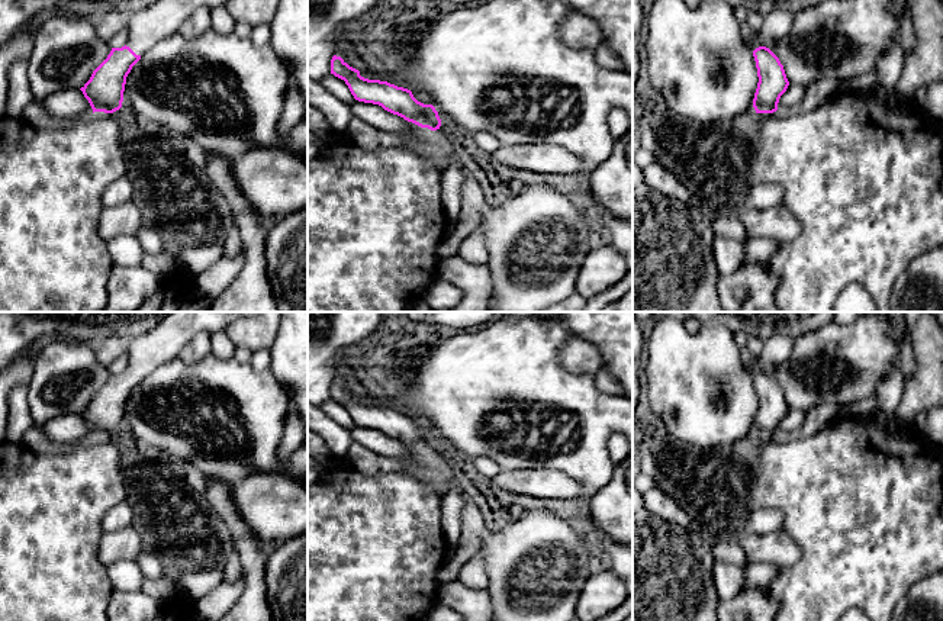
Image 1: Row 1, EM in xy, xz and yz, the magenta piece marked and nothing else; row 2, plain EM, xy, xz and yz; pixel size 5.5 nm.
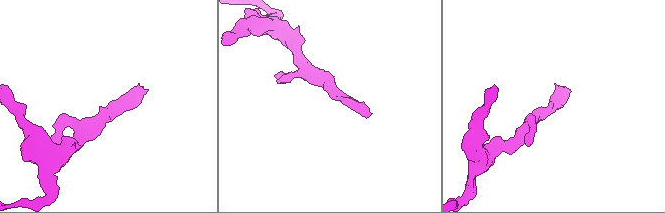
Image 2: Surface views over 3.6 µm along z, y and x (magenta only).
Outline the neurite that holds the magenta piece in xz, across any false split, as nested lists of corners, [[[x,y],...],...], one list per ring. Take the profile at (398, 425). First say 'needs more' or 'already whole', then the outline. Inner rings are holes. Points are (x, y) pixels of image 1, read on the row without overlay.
already whole; [[[332,382],[331,399],[344,405],[358,427],[379,429],[421,453],[437,456],[441,451],[441,444],[432,429],[418,427],[408,414],[361,402],[360,396],[350,392],[341,382]]]

